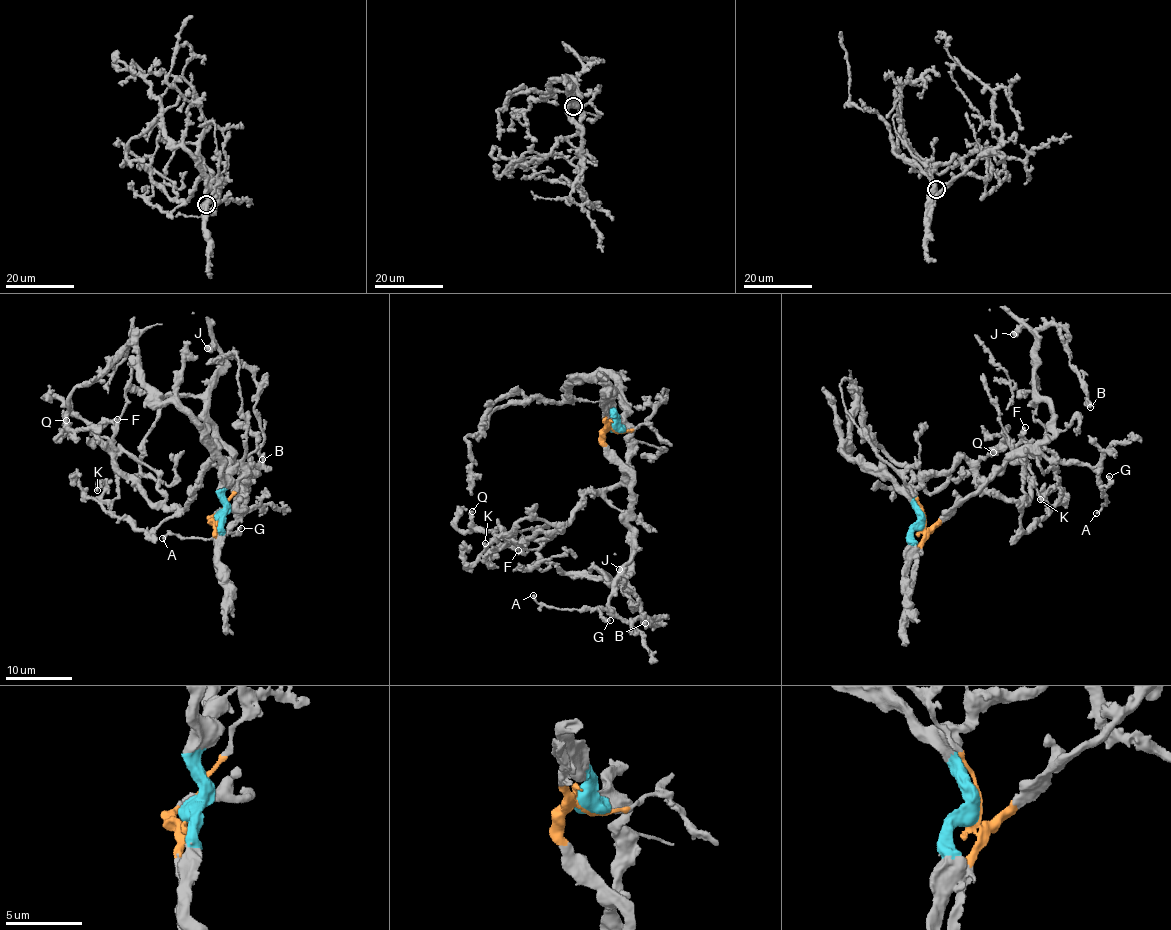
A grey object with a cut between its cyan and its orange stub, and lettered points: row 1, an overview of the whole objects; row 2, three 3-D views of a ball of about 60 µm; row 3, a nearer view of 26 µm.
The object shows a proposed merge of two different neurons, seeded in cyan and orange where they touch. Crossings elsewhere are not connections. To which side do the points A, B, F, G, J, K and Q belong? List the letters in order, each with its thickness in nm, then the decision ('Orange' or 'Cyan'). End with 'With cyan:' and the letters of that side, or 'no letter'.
A: Thickness 190 nm. Orange
B: Thickness 440 nm. Orange
F: Thickness 260 nm. Cyan
G: Thickness 170 nm. Orange
J: Thickness 460 nm. Orange
K: Thickness 240 nm. Cyan
Q: Thickness 400 nm. Cyan
With cyan: F, K, Q

